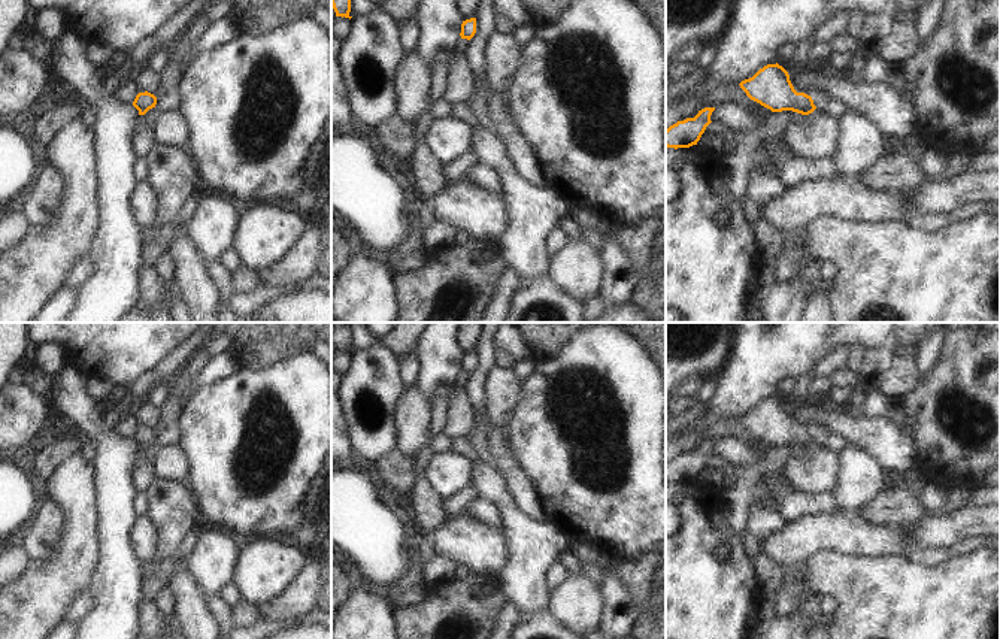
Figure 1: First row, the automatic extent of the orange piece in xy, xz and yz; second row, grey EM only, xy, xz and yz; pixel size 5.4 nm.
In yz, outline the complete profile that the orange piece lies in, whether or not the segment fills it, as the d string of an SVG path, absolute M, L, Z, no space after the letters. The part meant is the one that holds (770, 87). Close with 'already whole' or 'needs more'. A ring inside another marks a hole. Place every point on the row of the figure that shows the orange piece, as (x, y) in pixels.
M767 64L752 78L742 81L746 96L772 112L793 110L801 115L787 125L785 136L800 154L831 154L840 139L840 118L816 107L810 96L797 93L788 72Z | needs more

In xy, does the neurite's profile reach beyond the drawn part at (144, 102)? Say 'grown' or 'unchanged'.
grown

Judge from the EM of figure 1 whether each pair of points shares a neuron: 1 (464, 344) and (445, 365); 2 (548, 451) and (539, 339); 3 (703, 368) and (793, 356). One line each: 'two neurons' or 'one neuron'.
1: two neurons
2: two neurons
3: two neurons

